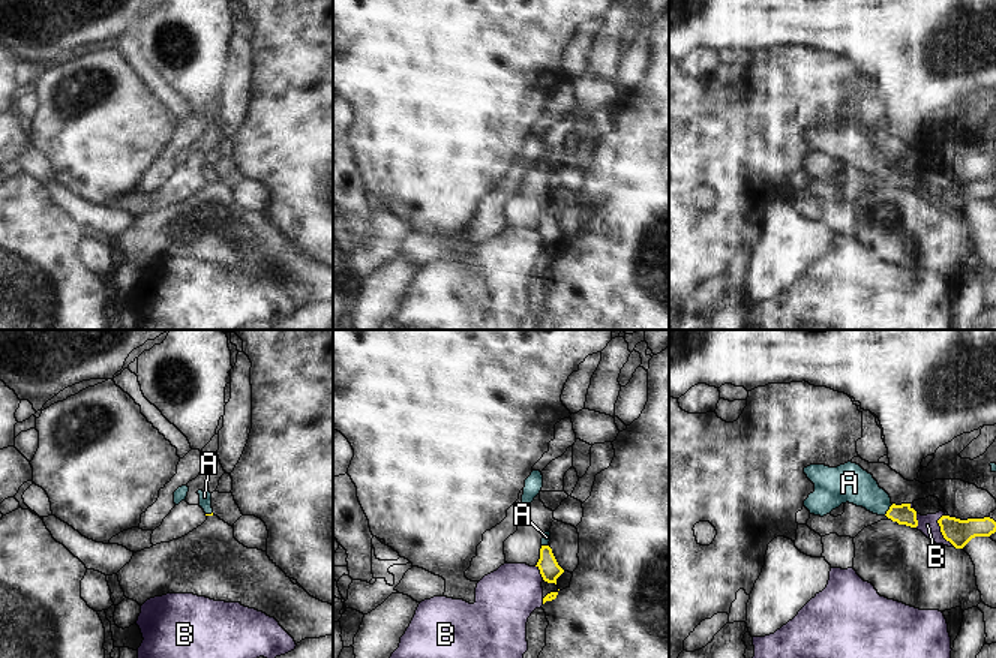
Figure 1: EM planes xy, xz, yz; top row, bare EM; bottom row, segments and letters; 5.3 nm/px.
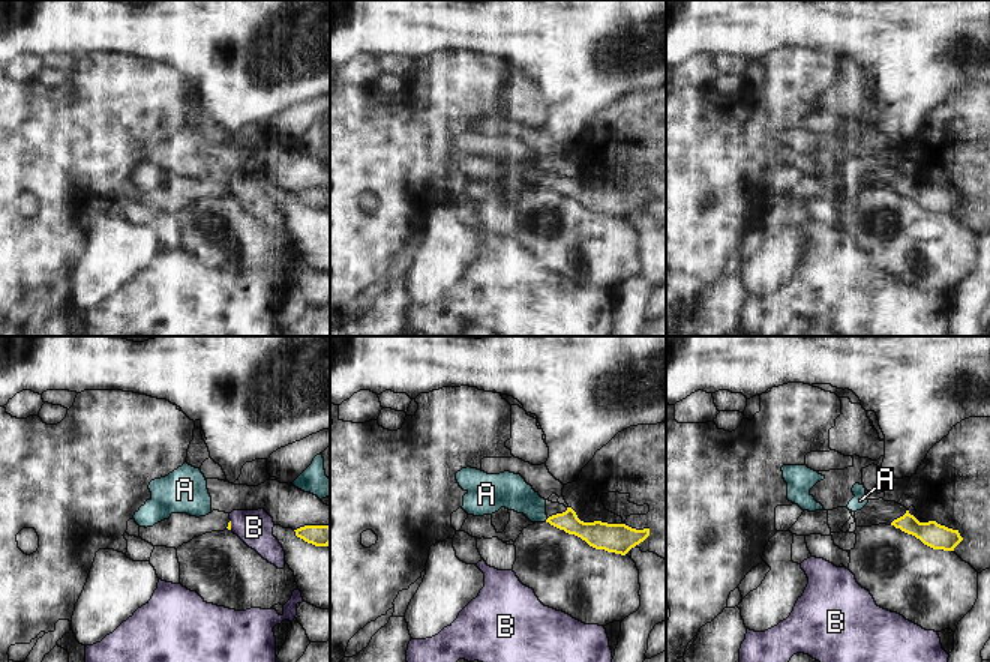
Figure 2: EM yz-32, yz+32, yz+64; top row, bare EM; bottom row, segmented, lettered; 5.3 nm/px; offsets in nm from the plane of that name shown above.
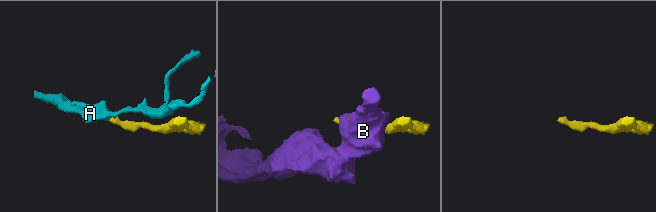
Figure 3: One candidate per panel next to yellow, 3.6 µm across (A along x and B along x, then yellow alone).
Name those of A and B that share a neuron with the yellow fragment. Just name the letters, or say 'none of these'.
A

